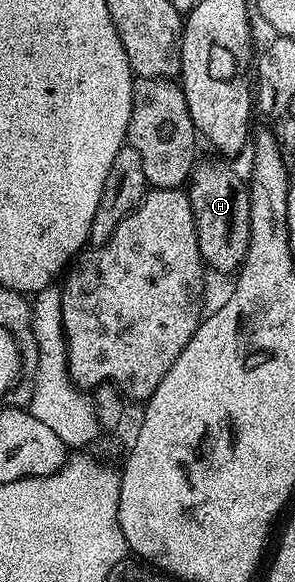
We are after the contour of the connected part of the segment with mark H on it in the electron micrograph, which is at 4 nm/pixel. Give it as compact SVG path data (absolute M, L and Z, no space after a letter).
M214 162L206 164L199 163L192 171L188 184L188 195L191 200L191 208L195 214L195 228L198 236L198 246L201 259L212 269L212 267L224 274L235 273L241 263L244 262L245 254L249 248L249 208L251 206L251 195L247 185L230 168L220 166Z

